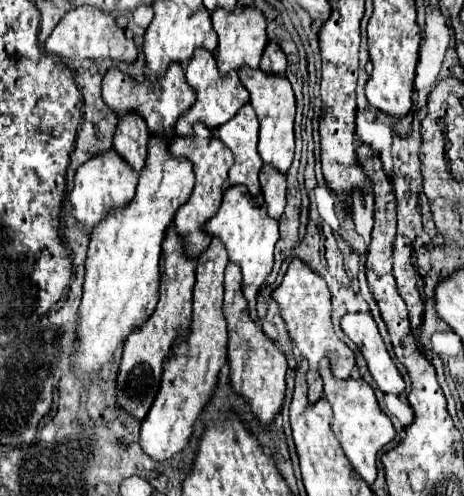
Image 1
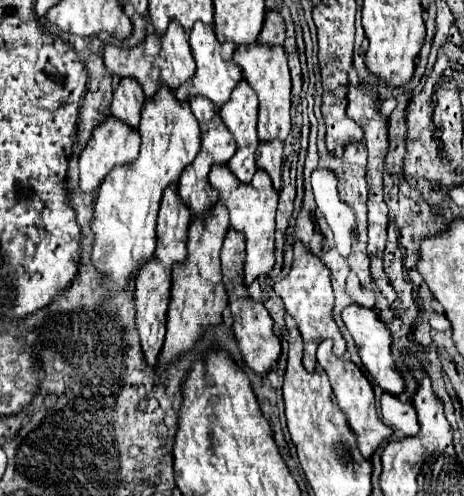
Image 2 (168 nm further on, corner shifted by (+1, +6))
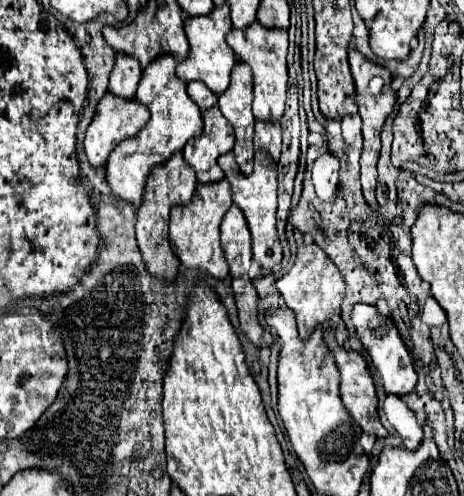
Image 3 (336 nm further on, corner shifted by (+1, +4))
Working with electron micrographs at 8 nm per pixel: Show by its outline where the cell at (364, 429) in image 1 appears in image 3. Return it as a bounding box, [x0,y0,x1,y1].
[331,342,387,438]

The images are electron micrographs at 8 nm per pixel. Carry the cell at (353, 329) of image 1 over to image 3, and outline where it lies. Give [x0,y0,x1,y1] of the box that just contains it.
[351,304,417,396]

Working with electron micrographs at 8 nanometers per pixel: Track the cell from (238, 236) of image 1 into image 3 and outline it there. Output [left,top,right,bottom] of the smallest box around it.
[219,150,281,270]

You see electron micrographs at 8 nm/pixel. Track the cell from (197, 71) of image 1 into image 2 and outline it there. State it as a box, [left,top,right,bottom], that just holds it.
[175,24,243,110]

